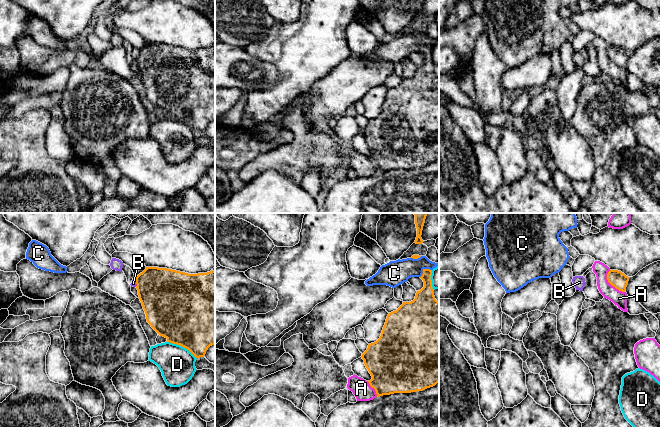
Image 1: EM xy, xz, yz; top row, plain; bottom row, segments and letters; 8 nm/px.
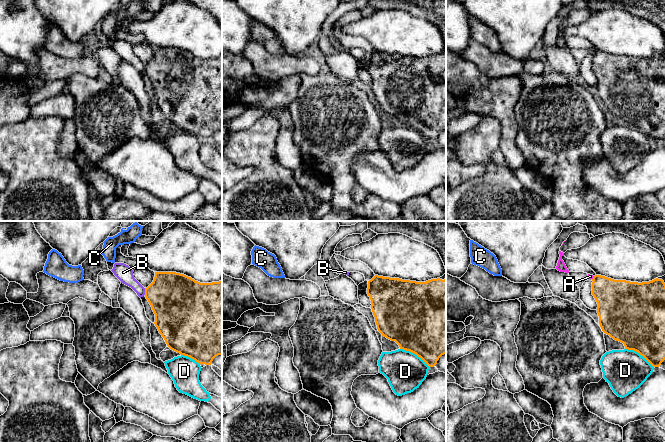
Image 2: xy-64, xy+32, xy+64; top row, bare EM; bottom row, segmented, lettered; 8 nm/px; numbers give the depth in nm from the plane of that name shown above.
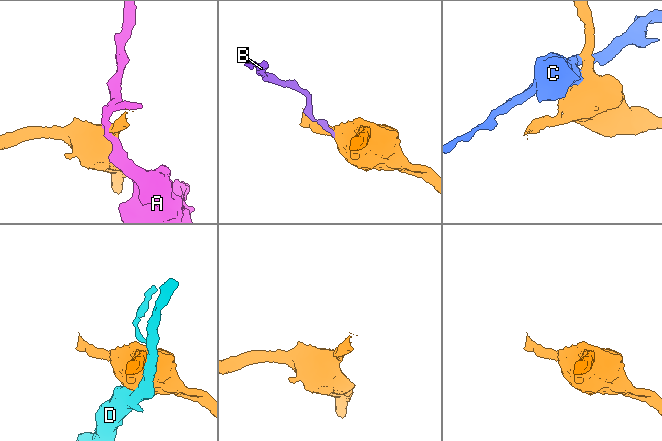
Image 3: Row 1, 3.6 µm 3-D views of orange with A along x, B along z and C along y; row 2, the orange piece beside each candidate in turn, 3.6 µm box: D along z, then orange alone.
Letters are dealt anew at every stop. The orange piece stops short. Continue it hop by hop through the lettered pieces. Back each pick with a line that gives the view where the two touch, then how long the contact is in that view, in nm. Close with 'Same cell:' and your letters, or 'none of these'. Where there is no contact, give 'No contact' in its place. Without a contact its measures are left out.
Same cell: none of these

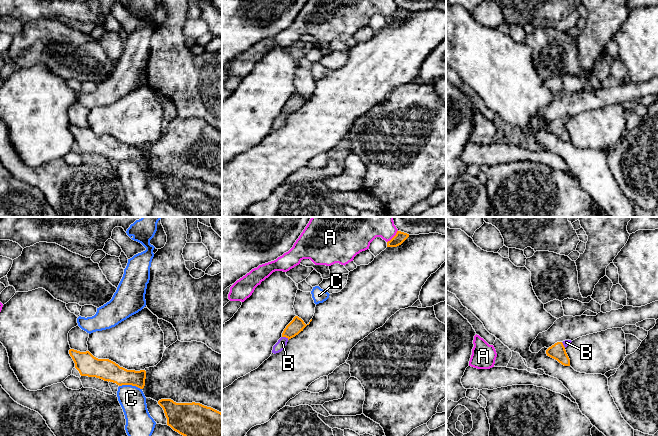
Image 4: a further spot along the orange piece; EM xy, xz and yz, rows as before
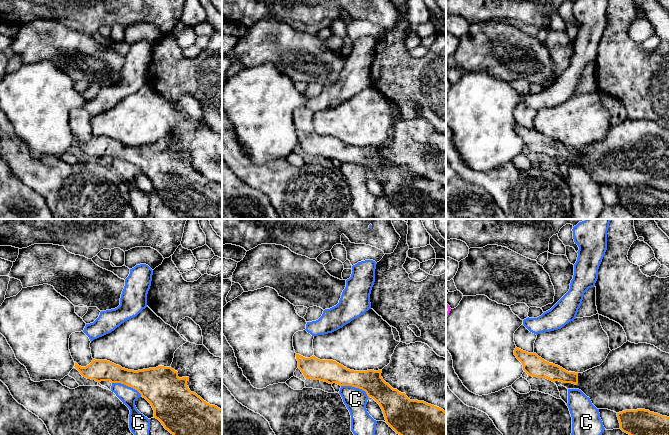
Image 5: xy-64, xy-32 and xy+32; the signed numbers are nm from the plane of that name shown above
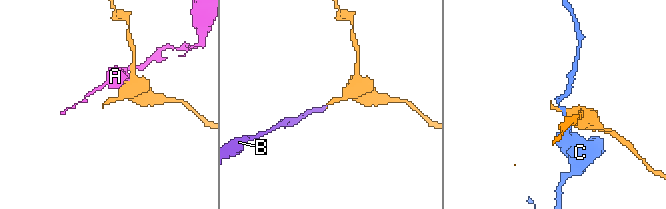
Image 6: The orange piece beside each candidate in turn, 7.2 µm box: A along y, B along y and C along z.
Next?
B: Touches orange in xz. Shared border 60 nm
Same cell: B

